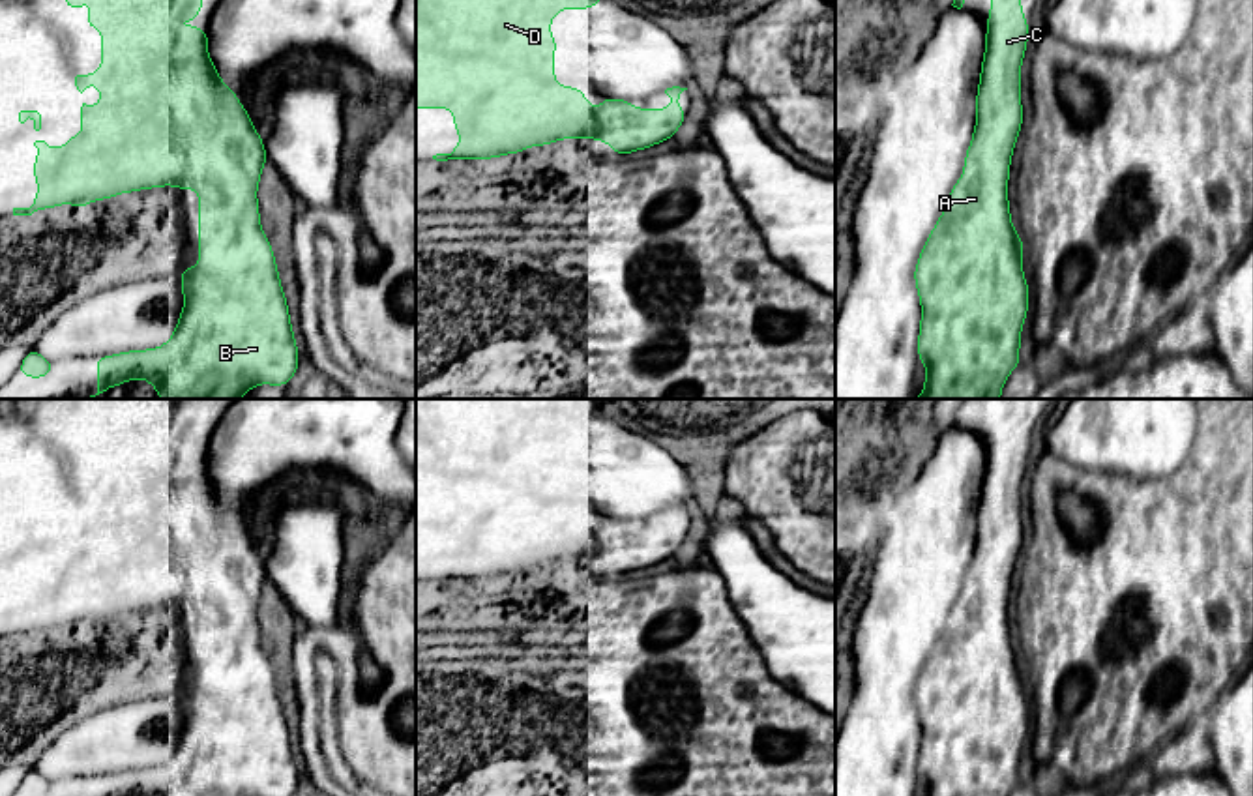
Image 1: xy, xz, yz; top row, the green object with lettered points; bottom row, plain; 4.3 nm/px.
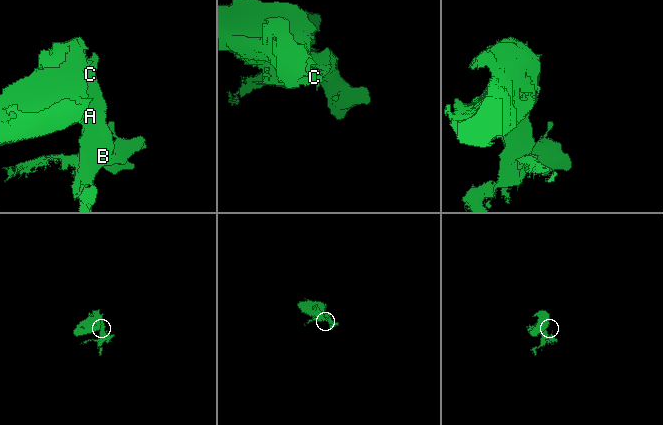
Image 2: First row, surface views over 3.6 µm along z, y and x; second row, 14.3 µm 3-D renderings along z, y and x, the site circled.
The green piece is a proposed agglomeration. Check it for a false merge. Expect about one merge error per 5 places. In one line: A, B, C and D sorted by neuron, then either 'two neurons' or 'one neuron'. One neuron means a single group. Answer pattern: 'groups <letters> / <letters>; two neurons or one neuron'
groups A B C D; one neuron

